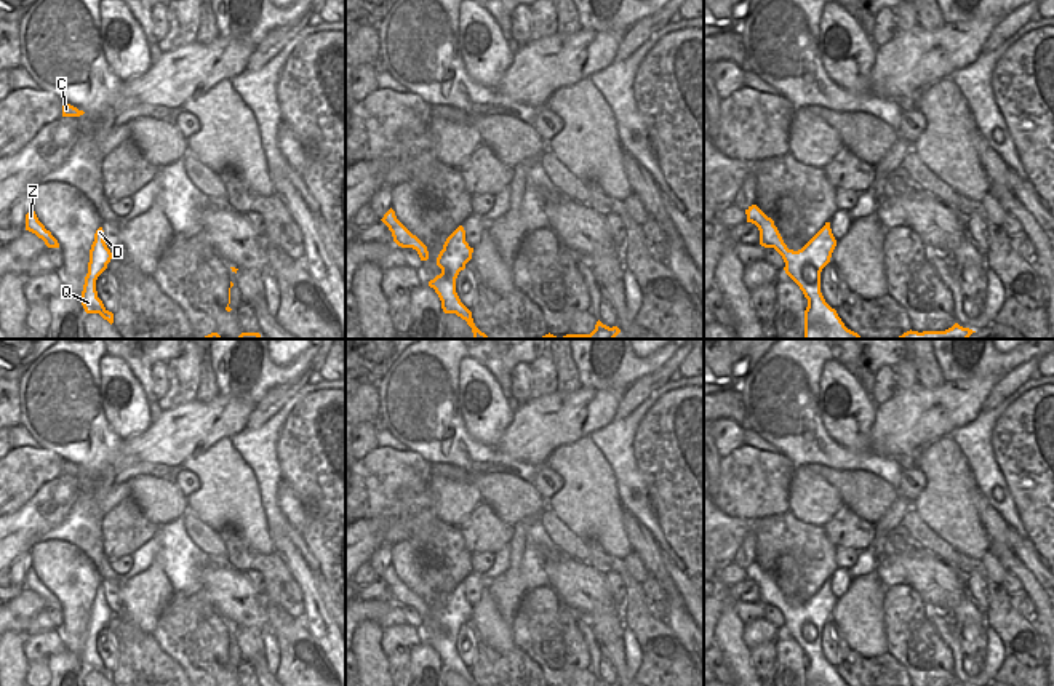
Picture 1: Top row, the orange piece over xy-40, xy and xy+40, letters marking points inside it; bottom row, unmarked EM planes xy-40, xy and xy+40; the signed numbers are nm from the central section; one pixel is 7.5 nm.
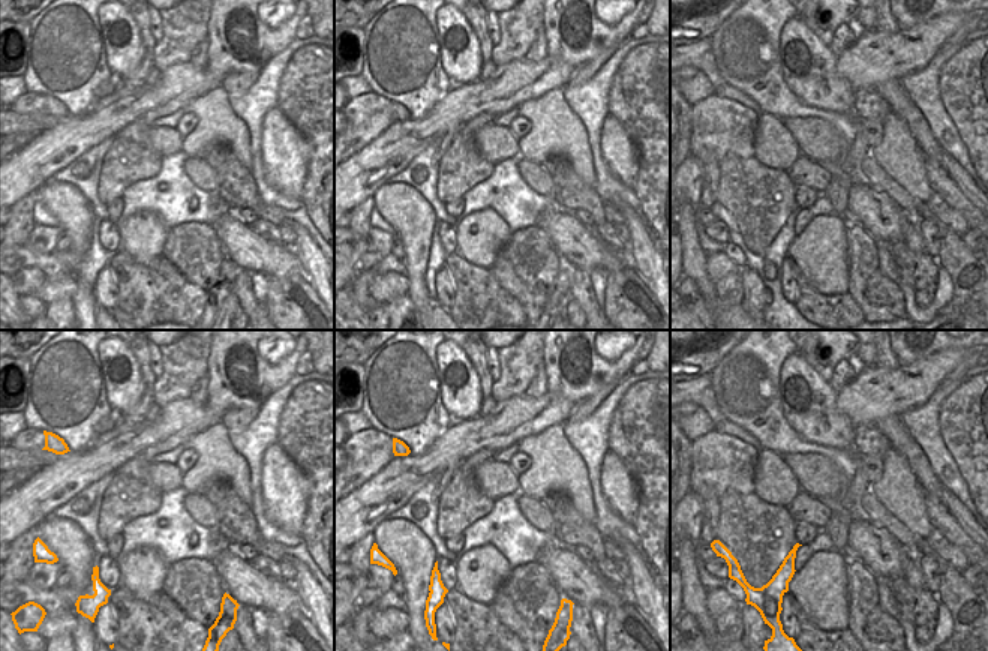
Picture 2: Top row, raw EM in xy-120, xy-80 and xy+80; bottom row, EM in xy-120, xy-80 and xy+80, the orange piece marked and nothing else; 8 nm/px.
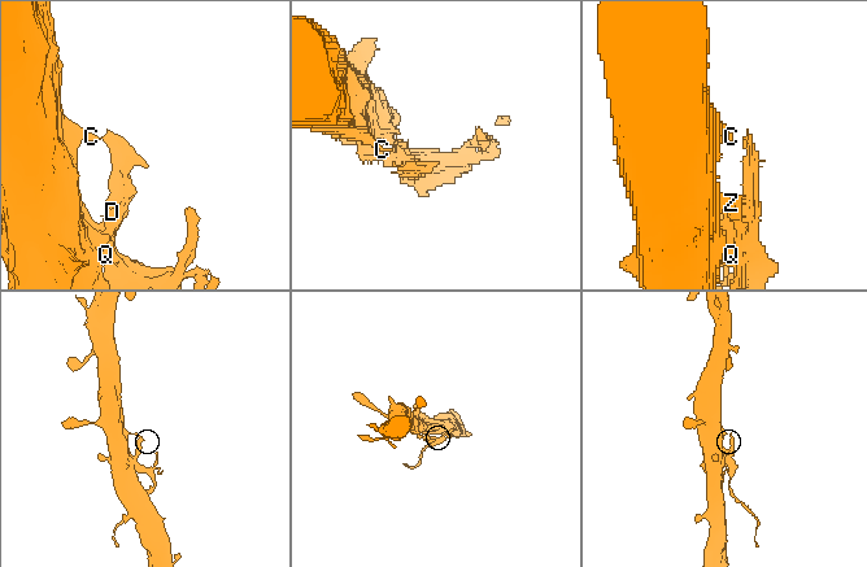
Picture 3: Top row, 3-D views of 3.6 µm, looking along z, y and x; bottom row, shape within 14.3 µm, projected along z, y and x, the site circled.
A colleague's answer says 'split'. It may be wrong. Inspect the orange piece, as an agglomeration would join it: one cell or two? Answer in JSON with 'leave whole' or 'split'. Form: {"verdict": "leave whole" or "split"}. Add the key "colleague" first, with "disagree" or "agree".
{"colleague": "agree", "verdict": "split"}

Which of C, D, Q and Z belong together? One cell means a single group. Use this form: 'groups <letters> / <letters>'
groups C Z / D Q

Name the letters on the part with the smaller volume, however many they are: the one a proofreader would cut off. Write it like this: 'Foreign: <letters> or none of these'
Foreign: D, Q

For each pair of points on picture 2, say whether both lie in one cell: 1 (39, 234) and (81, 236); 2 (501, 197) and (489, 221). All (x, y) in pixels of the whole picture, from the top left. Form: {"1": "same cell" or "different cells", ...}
{"1": "different cells", "2": "different cells"}

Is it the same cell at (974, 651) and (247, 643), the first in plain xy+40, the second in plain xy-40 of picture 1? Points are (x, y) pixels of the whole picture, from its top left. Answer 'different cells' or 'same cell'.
same cell

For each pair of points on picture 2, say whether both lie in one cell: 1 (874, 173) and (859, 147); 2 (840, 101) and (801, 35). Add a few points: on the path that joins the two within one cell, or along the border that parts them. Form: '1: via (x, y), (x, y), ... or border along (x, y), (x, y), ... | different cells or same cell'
1: border along (868, 153), (856, 170) | different cells
2: via (828, 84), (825, 63), (813, 51) | same cell

